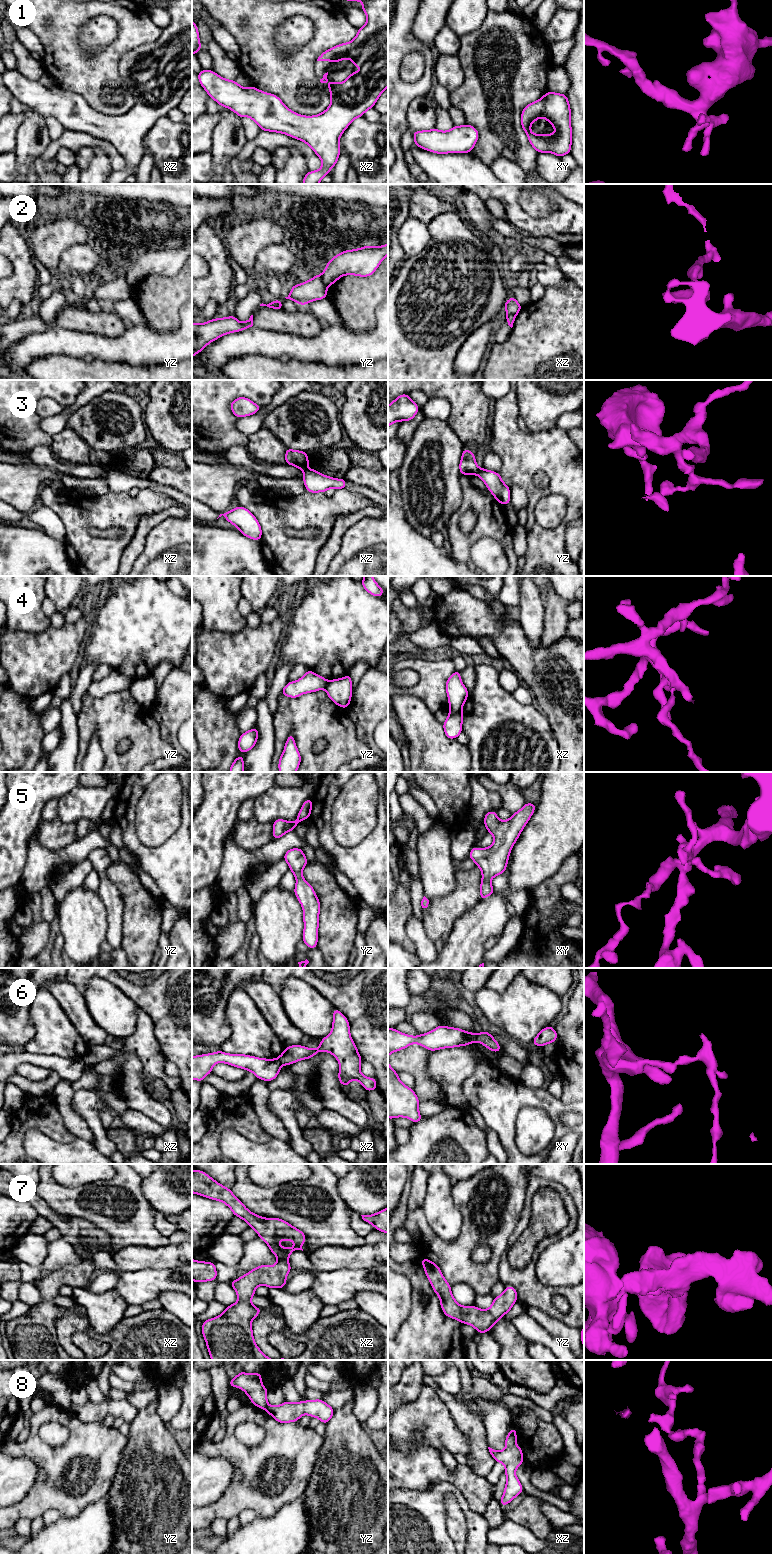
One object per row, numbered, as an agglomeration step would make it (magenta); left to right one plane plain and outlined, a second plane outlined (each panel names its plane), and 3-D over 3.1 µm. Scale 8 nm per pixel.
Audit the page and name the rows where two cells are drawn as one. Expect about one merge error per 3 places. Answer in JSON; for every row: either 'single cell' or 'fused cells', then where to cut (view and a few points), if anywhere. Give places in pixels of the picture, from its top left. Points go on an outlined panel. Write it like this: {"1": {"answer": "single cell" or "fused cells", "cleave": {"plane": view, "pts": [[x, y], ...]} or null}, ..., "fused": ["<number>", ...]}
{"1": {"answer": "single cell", "cleave": null}, "2": {"answer": "fused cells", "cleave": {"plane": "yz", "pts": [[320, 275], [326, 286]]}}, "3": {"answer": "fused cells", "cleave": {"plane": "yz", "pts": [[479, 469], [477, 474]]}}, "4": {"answer": "fused cells", "cleave": {"plane": "xz", "pts": [[450, 710], [460, 711]]}}, "5": {"answer": "single cell", "cleave": null}, "6": {"answer": "fused cells", "cleave": {"plane": "xy", "pts": [[476, 1034], [474, 1041]]}}, "7": {"answer": "single cell", "cleave": null}, "8": {"answer": "fused cells", "cleave": {"plane": "yz", "pts": [[268, 1405], [265, 1409]]}}, "fused": ["2", "3", "4", "6", "8"]}

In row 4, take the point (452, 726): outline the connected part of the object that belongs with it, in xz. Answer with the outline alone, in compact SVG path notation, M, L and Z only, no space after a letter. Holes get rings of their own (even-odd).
M449 711L448 718L442 724L444 733L449 739L456 739L462 733L462 711Z

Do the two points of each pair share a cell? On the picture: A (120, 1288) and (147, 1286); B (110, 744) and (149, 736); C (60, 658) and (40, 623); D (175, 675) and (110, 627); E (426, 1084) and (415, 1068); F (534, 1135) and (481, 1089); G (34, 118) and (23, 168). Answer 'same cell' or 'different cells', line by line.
A: same cell
B: same cell
C: different cells
D: different cells
E: same cell
F: different cells
G: same cell

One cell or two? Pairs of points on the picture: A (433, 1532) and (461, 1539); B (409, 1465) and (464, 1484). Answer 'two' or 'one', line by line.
A: two
B: one

